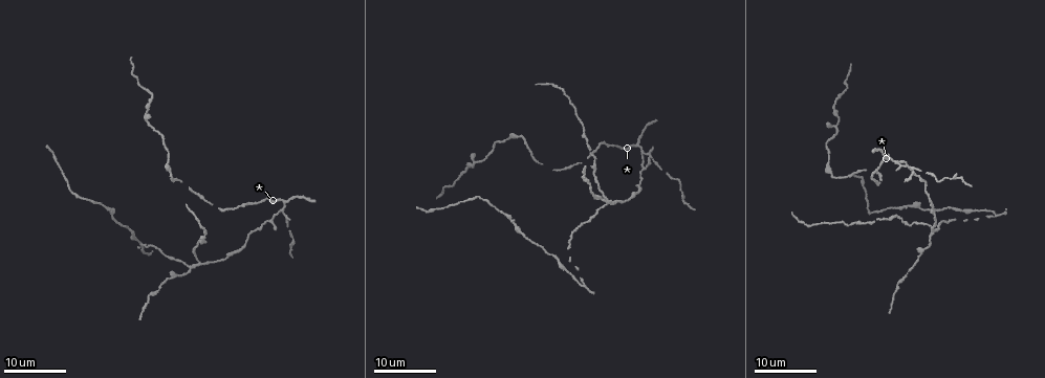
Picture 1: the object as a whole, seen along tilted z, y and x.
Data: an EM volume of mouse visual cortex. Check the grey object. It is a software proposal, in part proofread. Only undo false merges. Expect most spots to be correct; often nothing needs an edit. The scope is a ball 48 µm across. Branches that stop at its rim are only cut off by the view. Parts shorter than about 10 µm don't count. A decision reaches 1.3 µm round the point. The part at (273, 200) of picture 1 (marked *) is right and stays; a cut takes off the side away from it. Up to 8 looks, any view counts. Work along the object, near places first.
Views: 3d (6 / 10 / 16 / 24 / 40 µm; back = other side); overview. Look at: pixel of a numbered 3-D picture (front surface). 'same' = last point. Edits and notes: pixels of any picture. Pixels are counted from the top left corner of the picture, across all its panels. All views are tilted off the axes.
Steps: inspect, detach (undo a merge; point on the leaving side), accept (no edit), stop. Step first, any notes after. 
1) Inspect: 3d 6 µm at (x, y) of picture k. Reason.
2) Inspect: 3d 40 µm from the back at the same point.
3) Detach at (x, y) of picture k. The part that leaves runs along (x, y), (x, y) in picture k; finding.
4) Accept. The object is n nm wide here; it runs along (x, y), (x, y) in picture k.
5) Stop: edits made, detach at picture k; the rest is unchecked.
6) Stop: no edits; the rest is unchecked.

Inspect: 3d 16 µm at (914, 173) of picture 1. Sudden change in width.

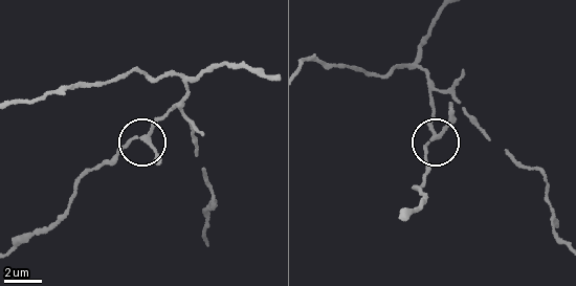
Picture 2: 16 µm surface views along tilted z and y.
Inspect: 3d 10 µm at (141, 138) of picture 2. Zoom in.

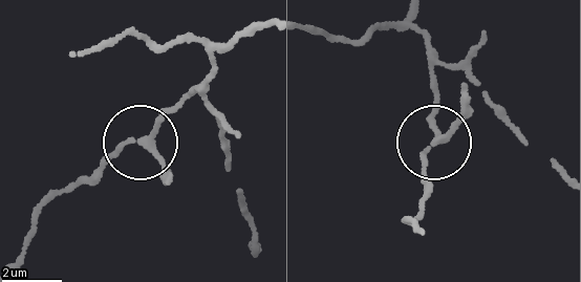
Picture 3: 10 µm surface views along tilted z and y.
Accept. The object is 170 nm wide here; it runs along (361, 37), (409, 29), (433, 60), (438, 103), (417, 210) in picture 3; one neuron here.

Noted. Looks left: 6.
Inspect: 3d 24 µm at (888, 153) of picture 1. Three arms meet.

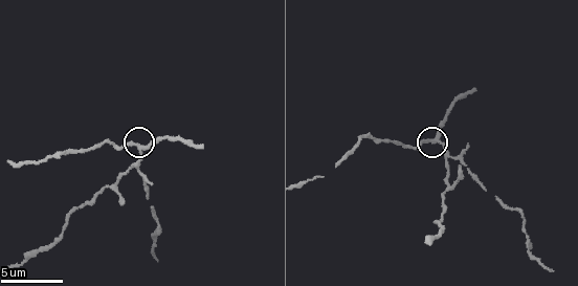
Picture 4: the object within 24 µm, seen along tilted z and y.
Inspect: 3d 6 µm at (137, 145) of picture 4. Zoom in.

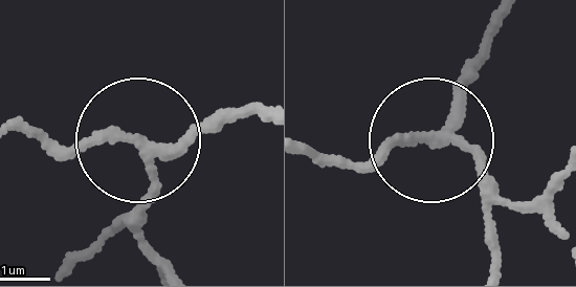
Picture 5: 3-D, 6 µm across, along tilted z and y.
Inspect: 3d 6 µm from the back at (142, 145) of picture 5.

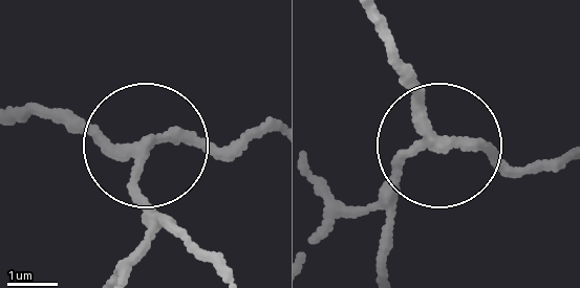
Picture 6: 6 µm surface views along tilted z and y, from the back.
Accept. 3 arms meet here; it runs along (227, 142), (164, 145), (144, 160), (142, 255) in picture 6; one neuron here.

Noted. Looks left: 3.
Inspect: 3d 16 µm at (189, 265) of picture 1. A fork.

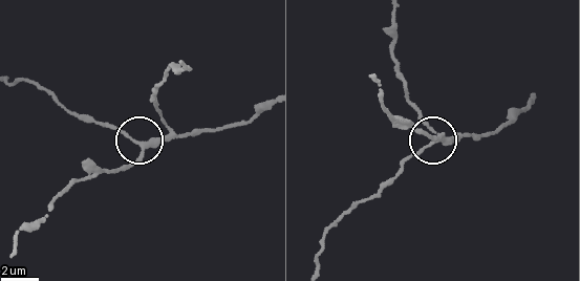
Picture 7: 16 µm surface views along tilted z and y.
Inspect: 3d 10 µm at (141, 145) of picture 7. Zoom in.

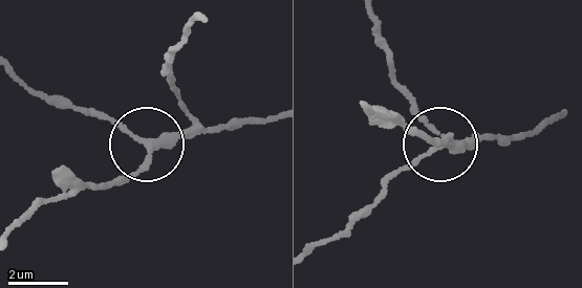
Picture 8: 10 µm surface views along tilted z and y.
Inspect: 3d 10 µm from the back at (149, 144) of picture 8.

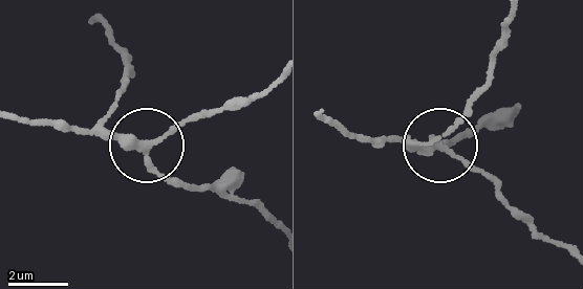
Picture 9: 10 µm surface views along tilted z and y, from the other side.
Accept. The side arm is 18 µm long; it runs along (18, 116), (136, 145), (159, 170), (199, 192) in picture 9; continuous, no second neuron.

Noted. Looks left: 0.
Stop: no edits; the rest is unchecked.

